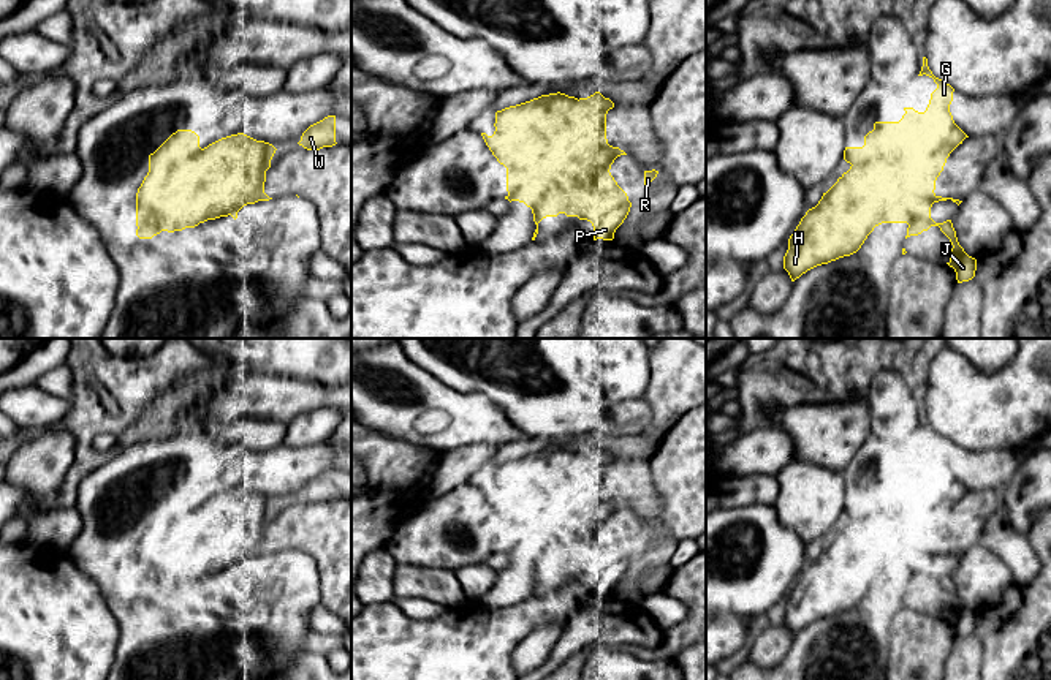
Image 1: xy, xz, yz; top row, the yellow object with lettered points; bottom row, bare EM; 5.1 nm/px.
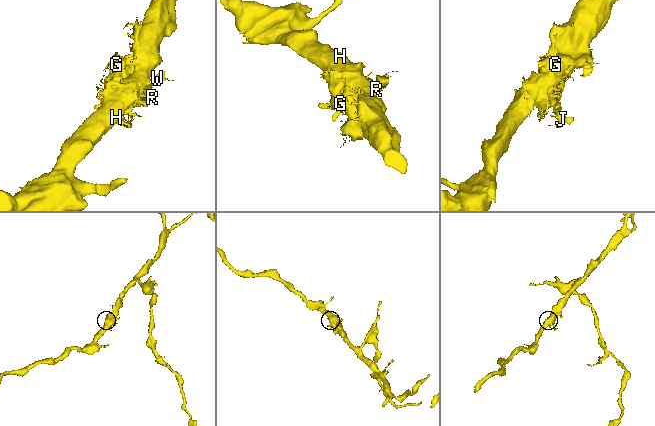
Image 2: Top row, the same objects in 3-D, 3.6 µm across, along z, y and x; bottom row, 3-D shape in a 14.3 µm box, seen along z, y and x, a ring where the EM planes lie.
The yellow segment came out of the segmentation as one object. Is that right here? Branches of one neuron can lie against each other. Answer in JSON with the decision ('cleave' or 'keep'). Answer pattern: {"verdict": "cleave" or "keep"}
{"verdict": "keep"}

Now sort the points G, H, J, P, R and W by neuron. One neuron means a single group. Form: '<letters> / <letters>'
G H J P R W

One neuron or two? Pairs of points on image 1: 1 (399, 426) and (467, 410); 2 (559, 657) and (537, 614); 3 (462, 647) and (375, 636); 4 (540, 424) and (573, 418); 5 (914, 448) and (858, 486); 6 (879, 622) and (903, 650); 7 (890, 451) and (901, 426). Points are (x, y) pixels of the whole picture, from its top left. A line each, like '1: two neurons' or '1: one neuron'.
1: one neuron
2: two neurons
3: one neuron
4: one neuron
5: one neuron
6: two neurons
7: two neurons

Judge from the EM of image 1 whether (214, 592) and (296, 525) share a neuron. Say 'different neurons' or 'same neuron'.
different neurons

